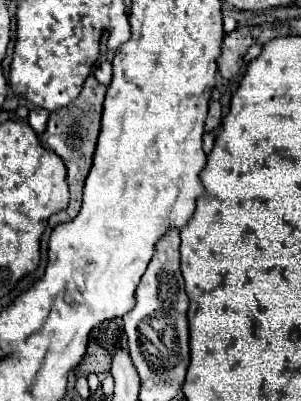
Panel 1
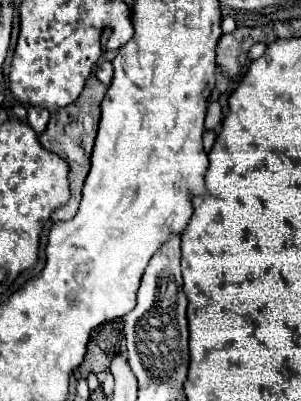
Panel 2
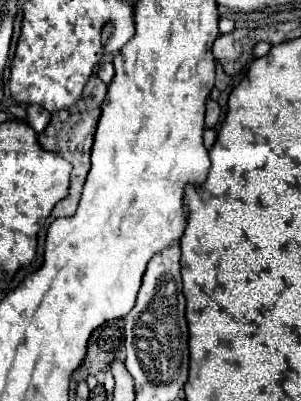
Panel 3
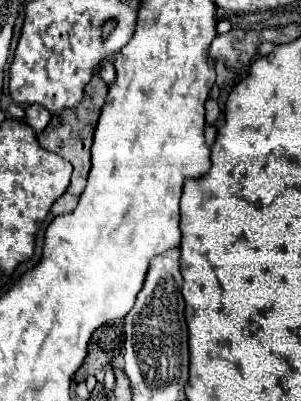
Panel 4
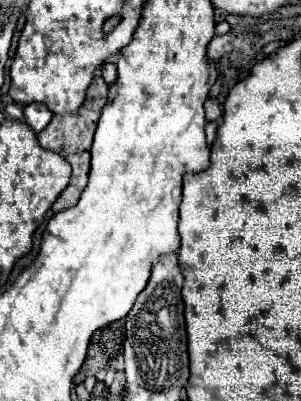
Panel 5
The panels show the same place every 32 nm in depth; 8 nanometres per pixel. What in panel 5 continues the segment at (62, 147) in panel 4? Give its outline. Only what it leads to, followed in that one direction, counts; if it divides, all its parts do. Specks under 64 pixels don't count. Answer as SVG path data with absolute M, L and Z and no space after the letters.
M96 76L88 88L88 98L80 110L80 114L76 116L54 116L52 122L48 124L48 128L44 128L44 132L38 134L38 142L40 146L44 146L46 150L54 150L60 156L64 156L64 160L68 160L68 164L72 166L72 176L70 176L70 184L64 188L64 192L56 198L54 202L54 212L64 210L72 204L76 204L76 200L80 198L80 192L84 190L86 182L88 182L88 170L90 170L90 146L92 146L92 138L94 138L94 130L96 124L100 120L102 108L106 104L106 96L108 96L108 84Z

